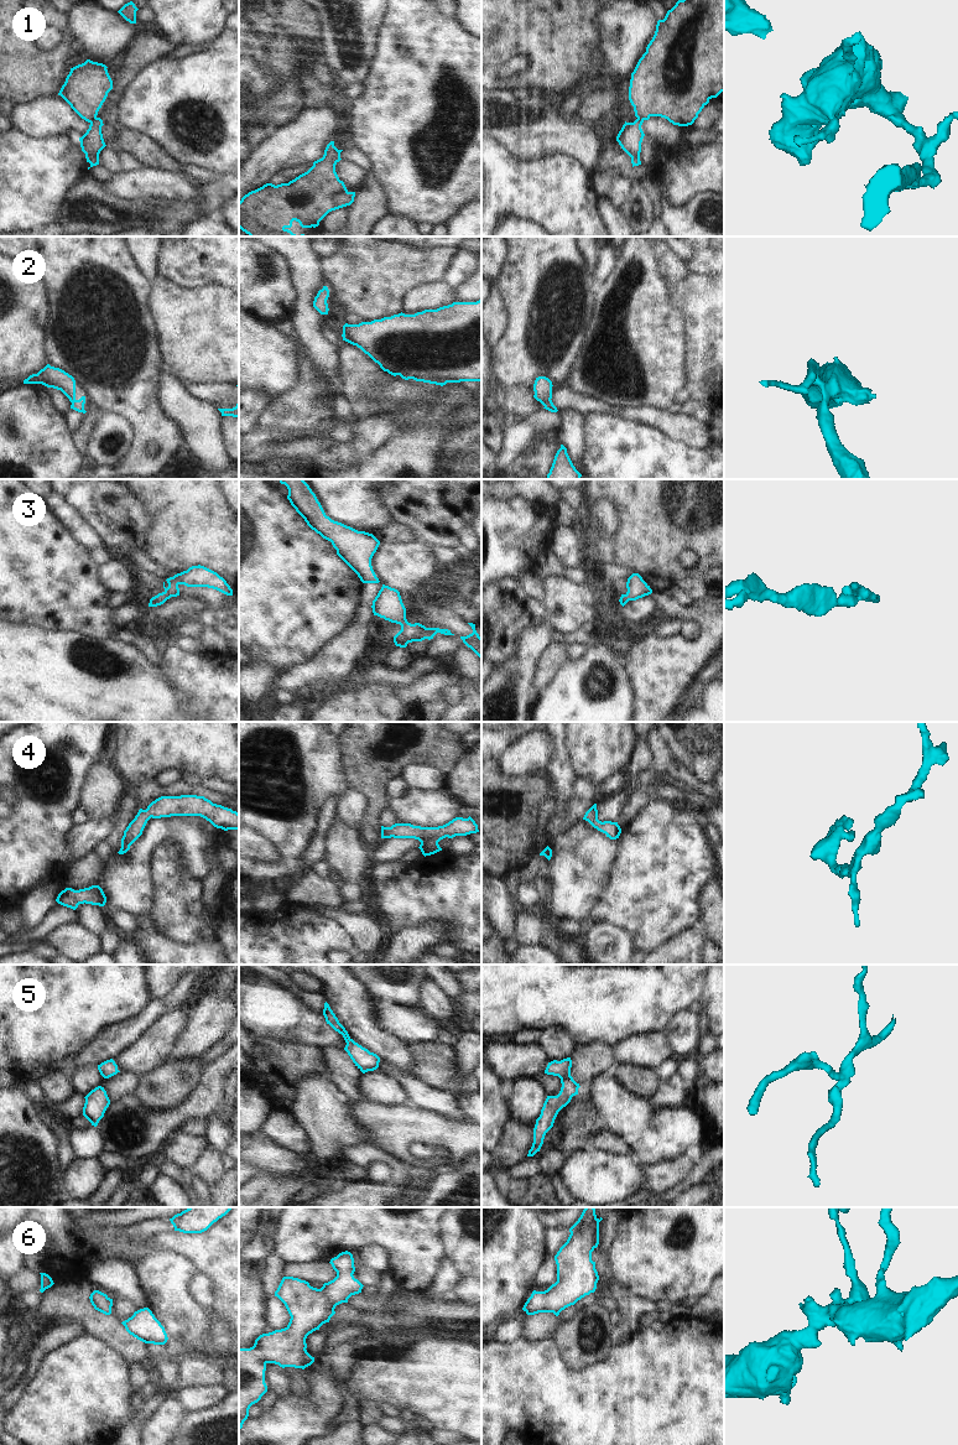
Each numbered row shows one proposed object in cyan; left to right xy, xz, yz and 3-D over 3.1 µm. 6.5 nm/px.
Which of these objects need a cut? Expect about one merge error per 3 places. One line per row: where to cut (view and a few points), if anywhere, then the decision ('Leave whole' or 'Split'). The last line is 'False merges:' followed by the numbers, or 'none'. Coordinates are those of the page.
1: Split along xy (97, 118), (90, 123). Split
2: No split. Leave whole
3: No split. Leave whole
4: No split. Leave whole
5: No split. Leave whole
6: No split. Leave whole
False merges: 1.

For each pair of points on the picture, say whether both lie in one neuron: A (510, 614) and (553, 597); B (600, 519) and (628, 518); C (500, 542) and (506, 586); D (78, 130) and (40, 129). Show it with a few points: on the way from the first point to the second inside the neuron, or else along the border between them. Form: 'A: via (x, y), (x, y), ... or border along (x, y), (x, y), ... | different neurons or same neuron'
A: border along (542, 602), (547, 618), (540, 624), (526, 627) | different neurons
B: border along (600, 498), (618, 515), (618, 528), (609, 536) | different neurons
C: border along (517, 578), (500, 577), (494, 581) | different neurons
D: via (68, 126), (50, 126) | same neuron

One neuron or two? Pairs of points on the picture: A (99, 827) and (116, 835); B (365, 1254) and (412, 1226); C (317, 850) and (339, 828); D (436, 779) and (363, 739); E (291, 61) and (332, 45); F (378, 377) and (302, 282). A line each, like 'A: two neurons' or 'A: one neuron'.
A: two neurons
B: two neurons
C: two neurons
D: two neurons
E: two neurons
F: one neuron

